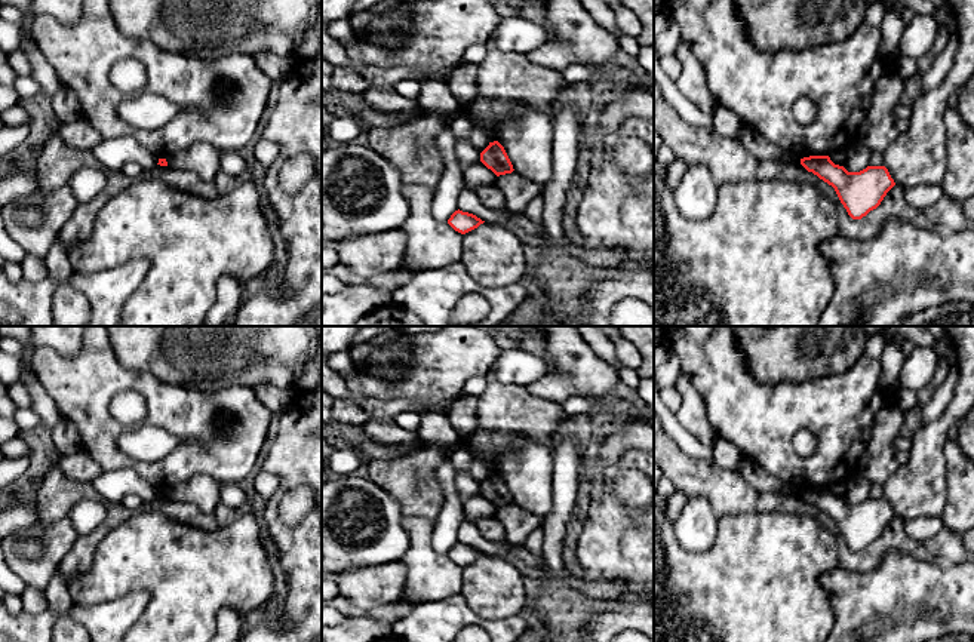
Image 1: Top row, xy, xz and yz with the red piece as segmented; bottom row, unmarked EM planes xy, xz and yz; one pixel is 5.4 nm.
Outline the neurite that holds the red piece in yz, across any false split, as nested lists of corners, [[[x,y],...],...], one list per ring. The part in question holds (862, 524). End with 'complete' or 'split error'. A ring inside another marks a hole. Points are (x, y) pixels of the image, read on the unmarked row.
[[[809,488],[801,497],[832,517],[852,552],[861,552],[876,541],[895,517],[885,498],[867,498],[860,504],[848,504],[835,497],[829,488]]]; complete

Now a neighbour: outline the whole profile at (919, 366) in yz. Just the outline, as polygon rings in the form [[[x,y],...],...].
[[[916,347],[909,356],[906,356],[900,383],[901,388],[919,391],[927,387],[937,369],[937,354],[930,347]]]

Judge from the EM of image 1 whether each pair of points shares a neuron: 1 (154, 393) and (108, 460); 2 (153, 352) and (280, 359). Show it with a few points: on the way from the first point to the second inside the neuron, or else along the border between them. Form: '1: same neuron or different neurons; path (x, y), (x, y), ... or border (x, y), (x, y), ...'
1: same neuron; path (126, 383), (117, 383), (101, 399), (101, 432)
2: same neuron; path (184, 352), (249, 352)

